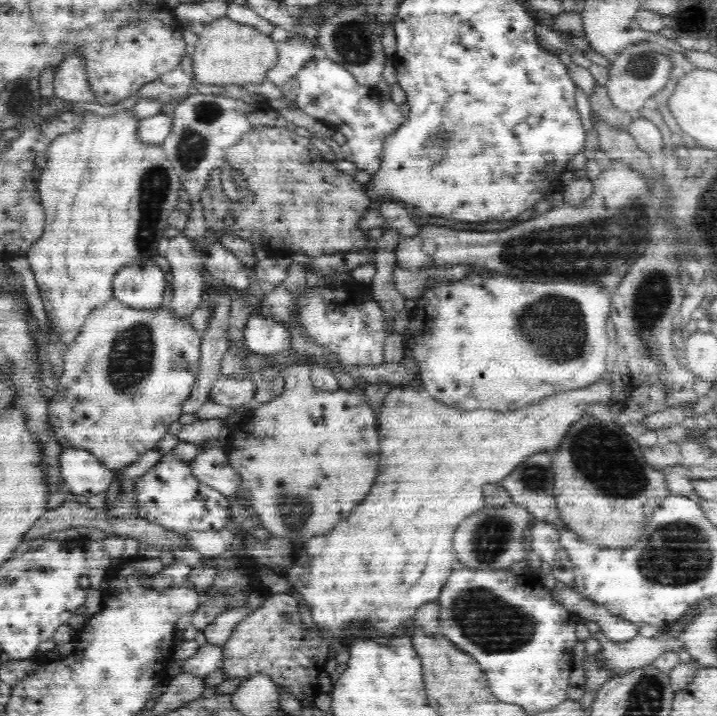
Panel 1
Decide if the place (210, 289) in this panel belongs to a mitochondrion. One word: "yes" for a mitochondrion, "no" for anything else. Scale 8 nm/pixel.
no

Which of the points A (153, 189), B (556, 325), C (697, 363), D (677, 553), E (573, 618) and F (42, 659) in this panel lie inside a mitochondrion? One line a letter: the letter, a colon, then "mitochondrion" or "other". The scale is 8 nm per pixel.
A: mitochondrion
B: mitochondrion
C: other
D: mitochondrion
E: other
F: other

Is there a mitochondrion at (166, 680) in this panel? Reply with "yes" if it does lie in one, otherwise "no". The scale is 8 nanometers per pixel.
no

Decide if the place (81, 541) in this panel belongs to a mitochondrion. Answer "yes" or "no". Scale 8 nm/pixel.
no

